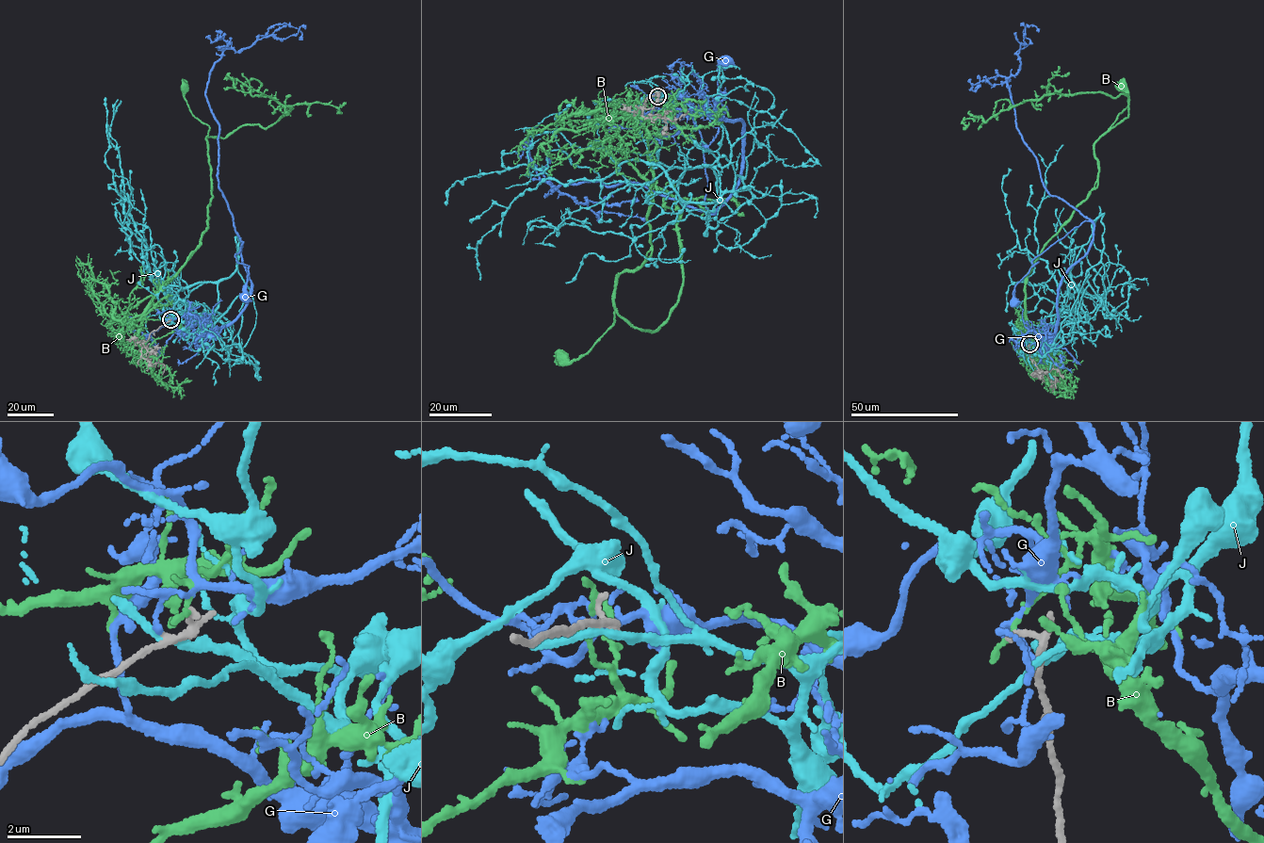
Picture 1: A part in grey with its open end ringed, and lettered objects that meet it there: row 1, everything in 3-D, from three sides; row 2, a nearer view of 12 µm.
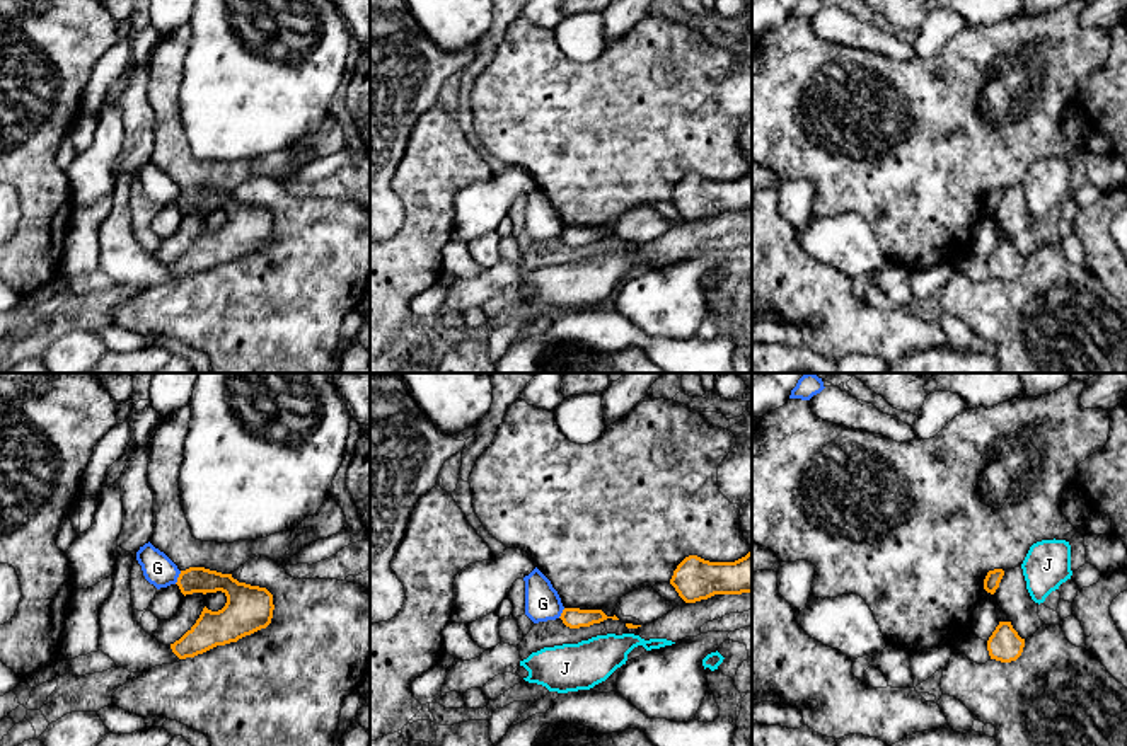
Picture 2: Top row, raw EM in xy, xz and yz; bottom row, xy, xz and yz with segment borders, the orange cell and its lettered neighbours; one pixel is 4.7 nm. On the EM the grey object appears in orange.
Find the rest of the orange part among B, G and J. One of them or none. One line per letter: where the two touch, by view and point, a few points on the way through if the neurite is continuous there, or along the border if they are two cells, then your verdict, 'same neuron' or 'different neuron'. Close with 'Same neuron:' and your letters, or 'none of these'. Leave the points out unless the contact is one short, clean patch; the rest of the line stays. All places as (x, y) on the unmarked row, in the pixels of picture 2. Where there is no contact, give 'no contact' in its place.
B: no contact; different neuron
G: meets orange in xy at (178, 196); border along xy (181, 189), (174, 201); different neuron
J: no contact; different neuron
Same neuron: none of these

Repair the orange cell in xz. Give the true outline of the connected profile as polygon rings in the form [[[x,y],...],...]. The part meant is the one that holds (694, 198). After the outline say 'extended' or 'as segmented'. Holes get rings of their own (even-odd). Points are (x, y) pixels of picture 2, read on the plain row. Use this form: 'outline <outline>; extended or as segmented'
outline [[[752,170],[735,181],[709,181],[689,174],[673,189],[670,203],[685,221],[714,213],[752,211]]]; as segmented

